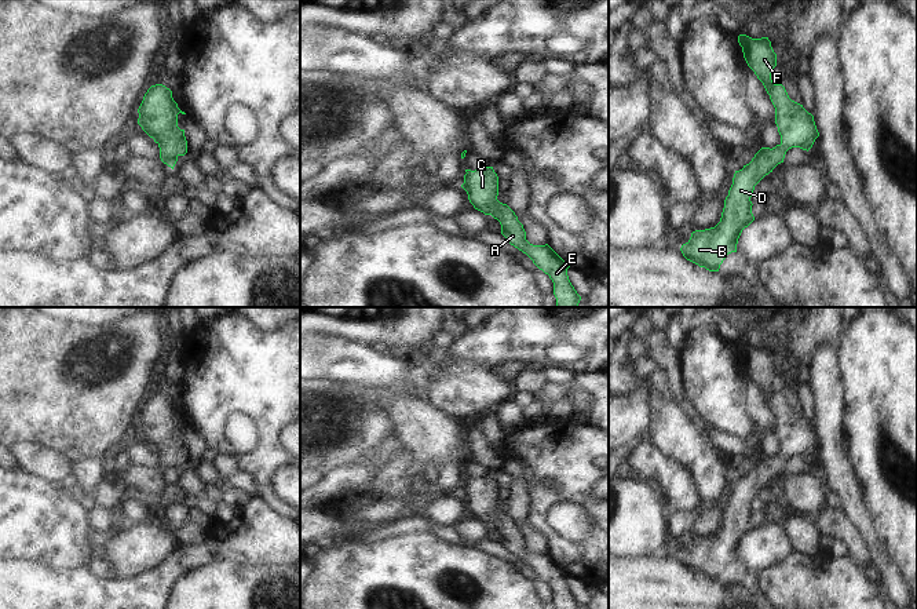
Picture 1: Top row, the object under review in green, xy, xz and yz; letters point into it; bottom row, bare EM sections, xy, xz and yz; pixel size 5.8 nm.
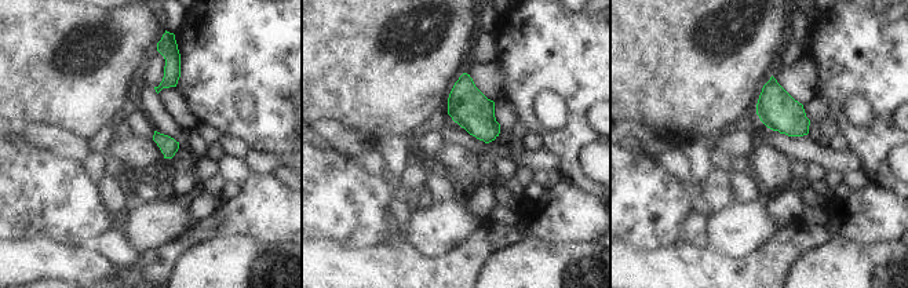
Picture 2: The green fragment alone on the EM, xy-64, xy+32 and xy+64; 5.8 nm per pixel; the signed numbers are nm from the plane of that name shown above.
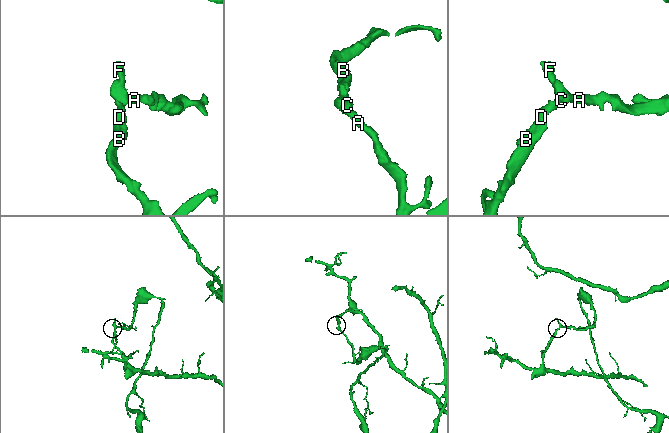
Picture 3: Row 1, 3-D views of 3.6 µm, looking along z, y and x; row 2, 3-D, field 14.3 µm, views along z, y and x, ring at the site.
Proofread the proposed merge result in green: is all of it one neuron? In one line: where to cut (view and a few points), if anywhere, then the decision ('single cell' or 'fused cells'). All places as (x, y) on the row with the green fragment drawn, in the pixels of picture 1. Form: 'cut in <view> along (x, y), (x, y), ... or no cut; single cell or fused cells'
no cut; single cell

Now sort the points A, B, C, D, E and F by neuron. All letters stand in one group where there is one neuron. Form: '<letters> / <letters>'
A B C D E F

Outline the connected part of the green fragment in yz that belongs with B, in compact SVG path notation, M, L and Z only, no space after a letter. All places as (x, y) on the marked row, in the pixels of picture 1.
M739 34L738 43L748 66L763 83L775 107L781 143L772 149L761 147L749 164L735 171L720 222L715 227L693 231L690 240L682 245L680 251L687 260L709 271L719 271L727 255L737 252L742 230L755 220L750 201L755 186L783 163L789 149L800 147L808 152L819 136L814 116L792 101L782 84L772 83L777 54L768 37L752 39Z

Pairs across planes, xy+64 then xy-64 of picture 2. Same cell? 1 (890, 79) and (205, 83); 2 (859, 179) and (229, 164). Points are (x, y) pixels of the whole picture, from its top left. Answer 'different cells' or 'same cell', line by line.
1: same cell
2: same cell

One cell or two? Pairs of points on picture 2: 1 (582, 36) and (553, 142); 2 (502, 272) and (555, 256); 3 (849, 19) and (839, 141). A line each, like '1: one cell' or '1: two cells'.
1: one cell
2: one cell
3: two cells

